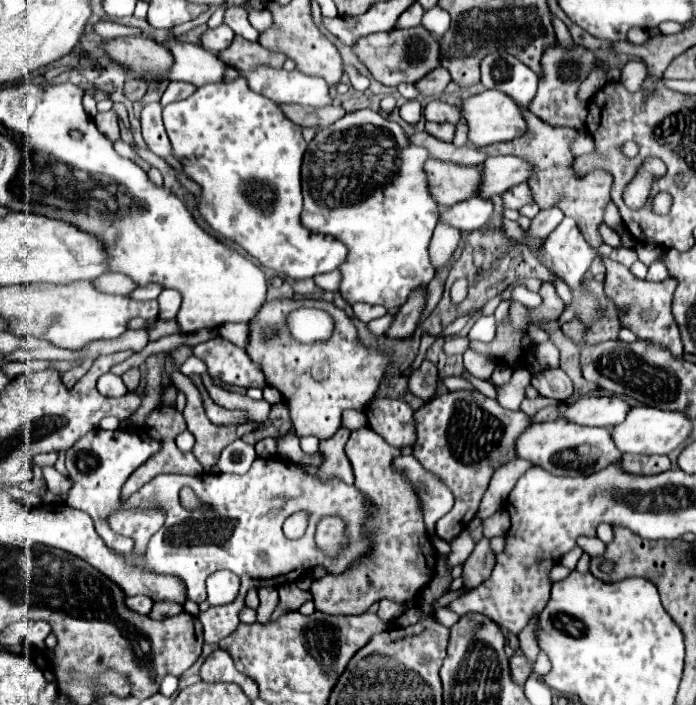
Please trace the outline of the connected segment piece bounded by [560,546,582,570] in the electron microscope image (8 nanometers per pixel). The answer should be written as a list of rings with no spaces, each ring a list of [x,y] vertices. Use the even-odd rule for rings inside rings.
[[[576,546],[574,550],[570,550],[568,554],[564,554],[564,556],[562,556],[560,564],[562,564],[562,566],[566,566],[568,570],[574,570],[574,568],[576,568],[576,564],[578,564],[578,560],[580,560],[580,556],[582,556],[582,550]]]

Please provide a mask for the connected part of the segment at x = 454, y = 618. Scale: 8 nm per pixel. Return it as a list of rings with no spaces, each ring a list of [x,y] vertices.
[[[444,606],[444,608],[438,608],[438,612],[436,612],[436,620],[440,622],[440,624],[444,624],[444,626],[454,626],[456,622],[458,622],[458,614],[456,612],[452,612],[448,606]]]

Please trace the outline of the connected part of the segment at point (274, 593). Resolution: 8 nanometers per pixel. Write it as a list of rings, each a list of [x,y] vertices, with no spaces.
[[[264,586],[258,588],[258,596],[260,596],[260,606],[258,606],[258,622],[270,622],[270,614],[274,612],[276,604],[278,604],[278,589],[274,586]]]

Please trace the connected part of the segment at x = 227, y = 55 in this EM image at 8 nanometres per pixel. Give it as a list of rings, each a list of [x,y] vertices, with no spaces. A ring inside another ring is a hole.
[[[236,36],[234,42],[230,44],[230,48],[226,48],[220,54],[220,60],[224,64],[230,64],[230,66],[240,68],[240,70],[256,68],[256,64],[272,64],[272,68],[280,68],[284,64],[284,54],[268,52],[260,44],[248,42],[248,40]]]

